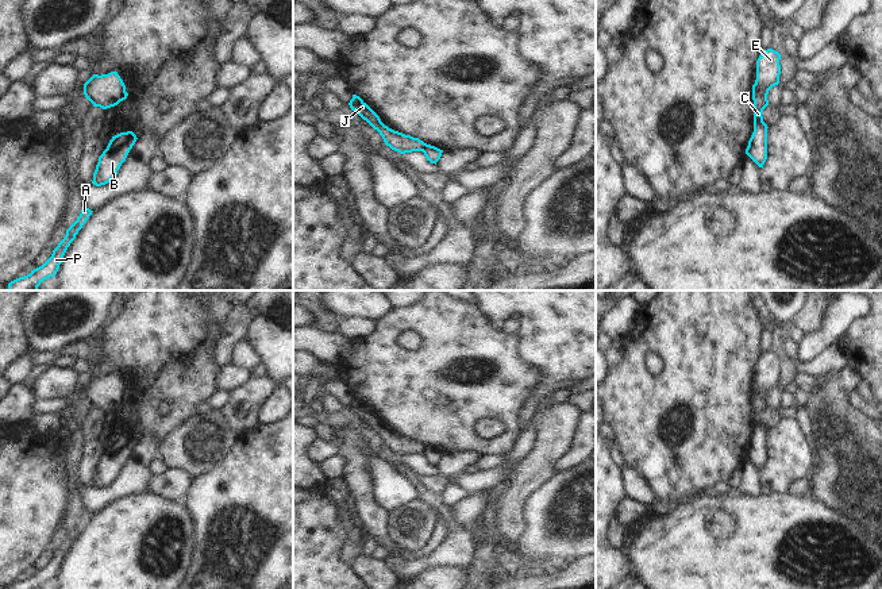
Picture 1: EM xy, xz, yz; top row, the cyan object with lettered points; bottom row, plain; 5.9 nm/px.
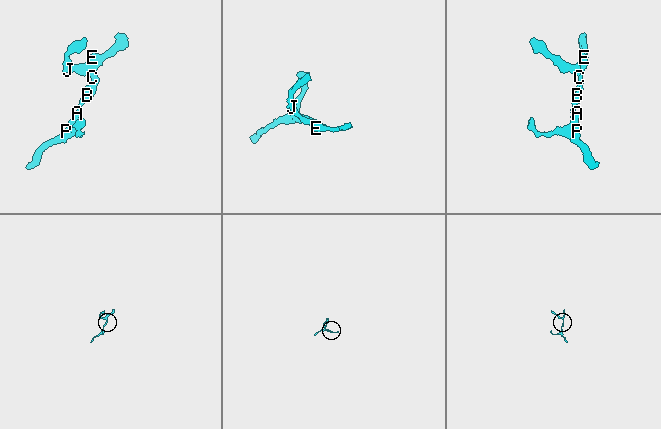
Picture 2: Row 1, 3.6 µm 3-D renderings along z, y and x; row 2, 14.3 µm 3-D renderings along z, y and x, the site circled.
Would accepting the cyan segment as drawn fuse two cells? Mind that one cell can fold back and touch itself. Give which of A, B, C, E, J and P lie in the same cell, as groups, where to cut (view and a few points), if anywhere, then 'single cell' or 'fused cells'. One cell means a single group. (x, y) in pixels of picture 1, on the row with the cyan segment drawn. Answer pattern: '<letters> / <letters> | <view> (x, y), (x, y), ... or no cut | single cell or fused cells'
A B C E P / J | xz (427, 145), (422, 150) | fused cells

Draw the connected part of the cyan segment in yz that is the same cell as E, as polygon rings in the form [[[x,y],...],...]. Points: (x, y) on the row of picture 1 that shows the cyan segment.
[[[773,49],[763,50],[756,61],[756,80],[754,100],[754,132],[748,140],[746,154],[763,168],[767,159],[767,124],[763,122],[763,109],[769,105],[769,91],[779,84],[781,54]]]

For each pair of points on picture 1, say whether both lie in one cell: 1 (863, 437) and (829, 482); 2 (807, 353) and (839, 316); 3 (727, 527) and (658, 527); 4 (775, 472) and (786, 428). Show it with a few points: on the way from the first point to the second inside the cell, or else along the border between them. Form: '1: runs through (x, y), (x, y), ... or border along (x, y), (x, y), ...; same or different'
1: runs through (852, 447), (851, 461), (840, 472); same
2: runs through (816, 343), (832, 326); same
3: runs through (709, 527), (676, 527); same
4: runs through (786, 461), (786, 439); same

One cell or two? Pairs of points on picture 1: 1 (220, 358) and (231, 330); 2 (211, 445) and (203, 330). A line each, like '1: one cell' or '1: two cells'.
1: one cell
2: two cells

